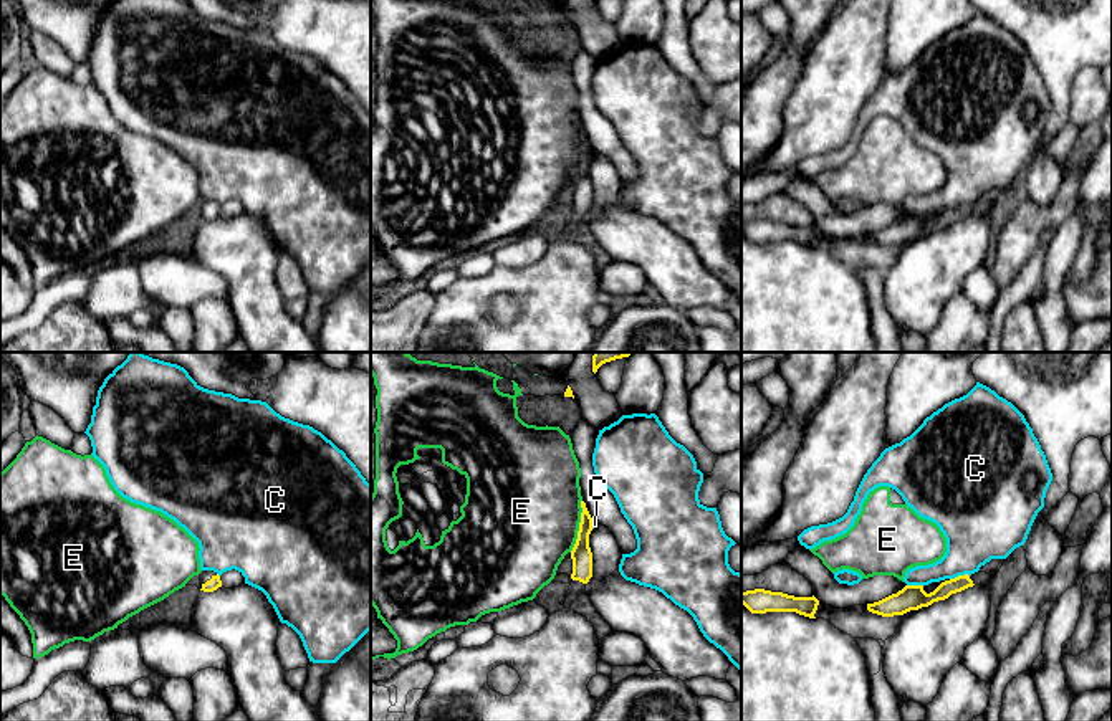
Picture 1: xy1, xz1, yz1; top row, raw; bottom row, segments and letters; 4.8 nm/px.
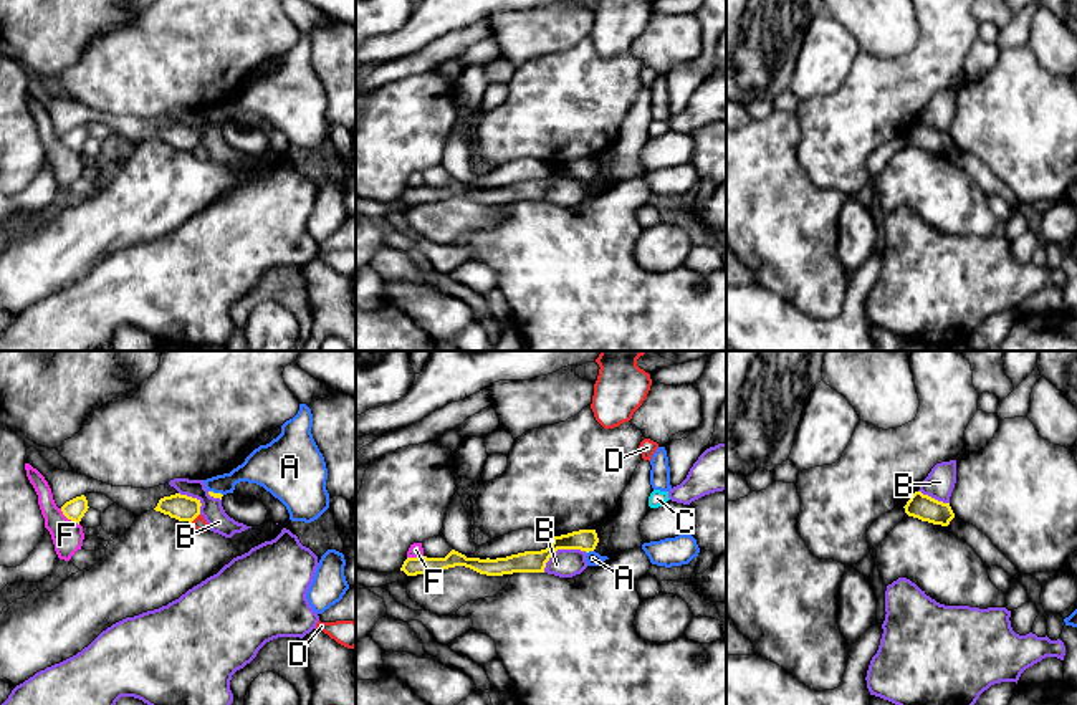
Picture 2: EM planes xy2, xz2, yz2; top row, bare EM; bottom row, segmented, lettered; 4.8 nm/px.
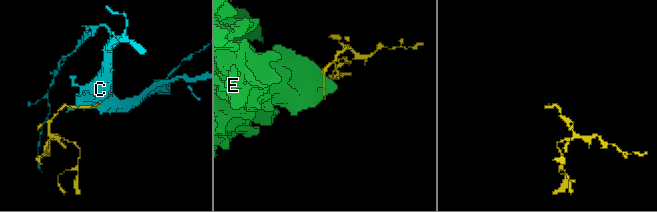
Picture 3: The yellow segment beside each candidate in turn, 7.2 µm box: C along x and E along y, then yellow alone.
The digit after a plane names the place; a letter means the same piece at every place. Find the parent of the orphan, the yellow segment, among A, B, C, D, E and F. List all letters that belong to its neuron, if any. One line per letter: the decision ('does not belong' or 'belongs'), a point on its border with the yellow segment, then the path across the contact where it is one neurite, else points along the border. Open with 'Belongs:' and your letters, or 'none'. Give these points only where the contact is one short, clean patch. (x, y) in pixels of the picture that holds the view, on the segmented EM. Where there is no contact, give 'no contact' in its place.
Belongs: none
A: does not belong; contact xz2 (589, 550); border xz2 (593, 550), (586, 553)
B: does not belong; contact xz2 (561, 548); border xz2 (586, 551), (558, 550), (543, 571)
C: does not belong; contact yz1 (958, 576); border yz1 (968, 574), (958, 574), (950, 579)
D: does not belong; contact xy2 (194, 518); border xy2 (199, 513), (191, 522)
E: does not belong; contact xz1 (579, 526)
F: does not belong; contact xy2 (68, 518)

